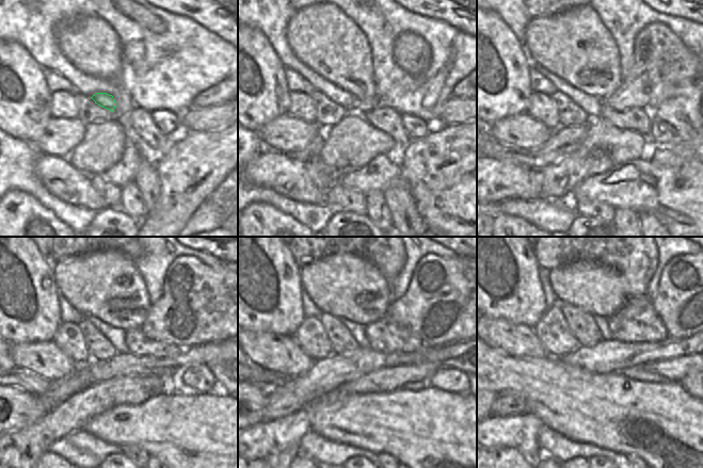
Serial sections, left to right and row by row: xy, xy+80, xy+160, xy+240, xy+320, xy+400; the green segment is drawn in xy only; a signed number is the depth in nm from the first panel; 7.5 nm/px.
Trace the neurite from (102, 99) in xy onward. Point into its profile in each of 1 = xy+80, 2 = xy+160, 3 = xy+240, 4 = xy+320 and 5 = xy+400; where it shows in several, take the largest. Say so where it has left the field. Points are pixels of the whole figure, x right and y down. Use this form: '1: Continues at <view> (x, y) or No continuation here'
1: Continues at xy+80 (355, 108)
2: Continues at xy+160 (662, 67)
3: Continues at xy+240 (200, 304)
4: Continues at xy+320 (448, 301)
5: Continues at xy+400 (693, 294)

